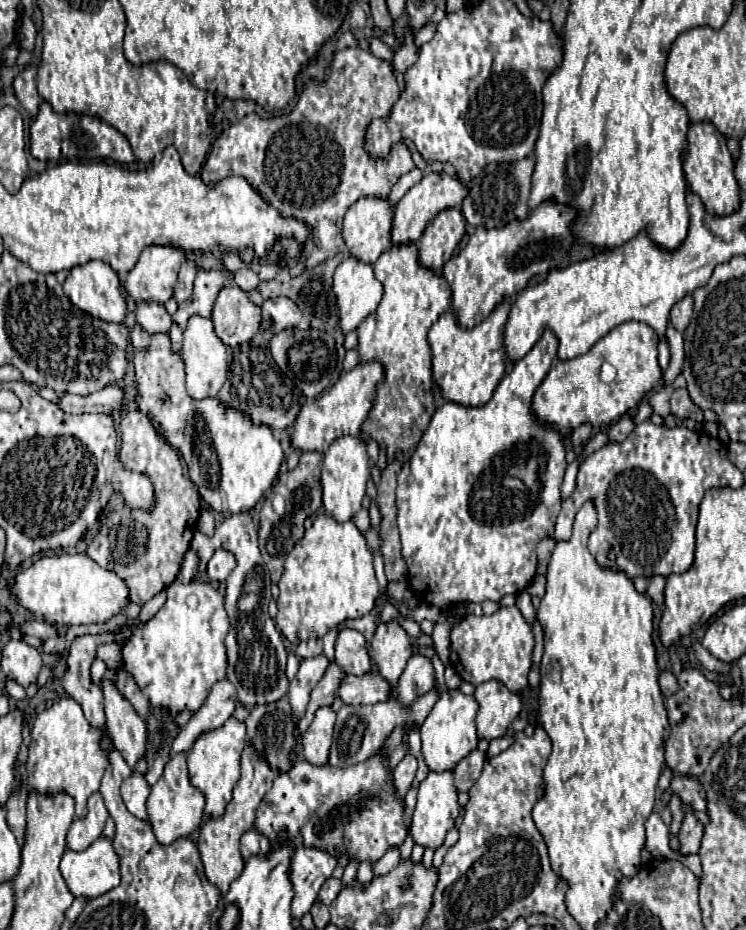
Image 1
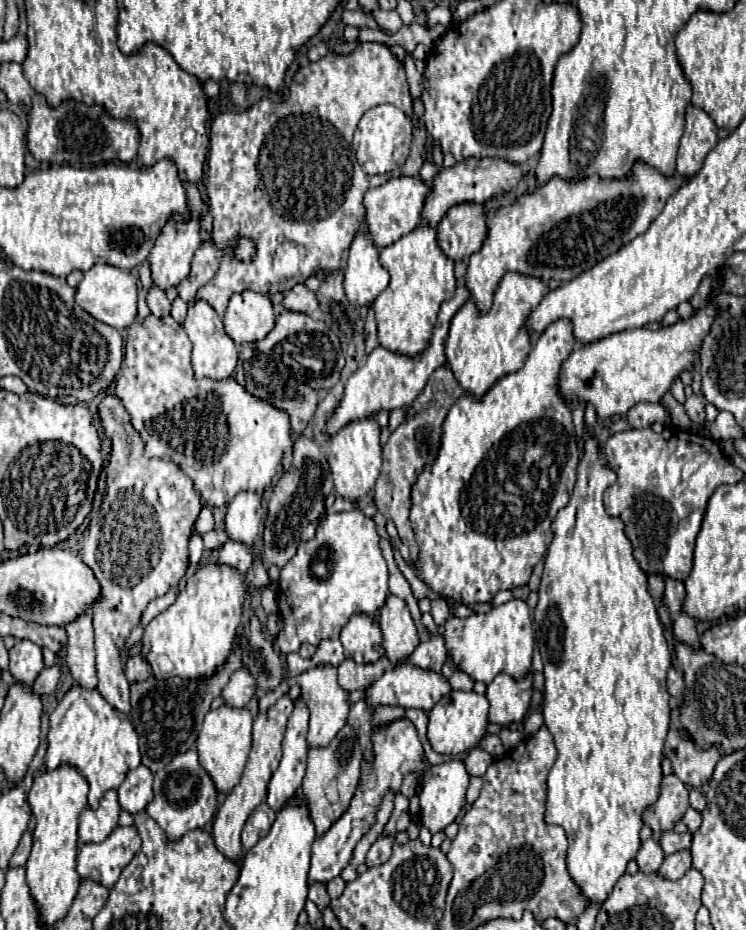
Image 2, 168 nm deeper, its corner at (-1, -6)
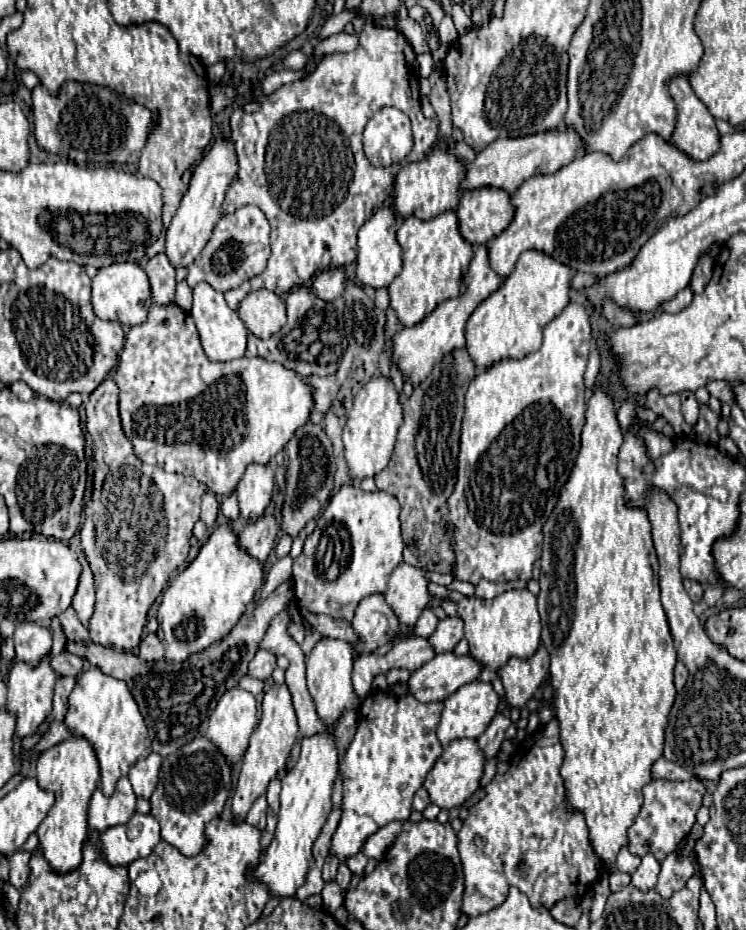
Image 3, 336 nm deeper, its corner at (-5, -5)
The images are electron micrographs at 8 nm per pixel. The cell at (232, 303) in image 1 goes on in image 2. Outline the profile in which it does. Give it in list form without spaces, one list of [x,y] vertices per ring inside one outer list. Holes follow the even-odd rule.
[[[243,291],[231,297],[223,317],[227,335],[237,343],[261,341],[275,325],[275,311],[267,295]]]

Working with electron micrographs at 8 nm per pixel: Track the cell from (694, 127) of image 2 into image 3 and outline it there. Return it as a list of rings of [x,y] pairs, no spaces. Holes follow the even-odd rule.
[[[677,76],[669,80],[669,92],[677,104],[677,126],[673,132],[673,144],[687,154],[691,160],[695,162],[705,162],[709,160],[713,154],[719,152],[721,142],[719,142],[719,130],[715,126],[715,118],[709,114],[707,106],[695,96],[689,80],[685,76]]]

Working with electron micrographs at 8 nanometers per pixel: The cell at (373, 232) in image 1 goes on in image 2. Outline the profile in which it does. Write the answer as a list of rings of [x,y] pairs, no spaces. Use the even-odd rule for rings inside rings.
[[[395,177],[383,185],[369,189],[365,195],[365,221],[377,247],[387,247],[395,243],[403,233],[413,231],[423,221],[423,205],[431,193],[431,185],[419,177]]]

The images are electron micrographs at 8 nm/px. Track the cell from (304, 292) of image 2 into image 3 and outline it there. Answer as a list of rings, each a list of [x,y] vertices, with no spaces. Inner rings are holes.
[[[331,268],[327,272],[321,272],[313,278],[313,284],[311,284],[311,294],[321,298],[323,302],[333,302],[335,298],[339,298],[343,294],[343,288],[345,288],[345,274],[343,270],[339,268]]]

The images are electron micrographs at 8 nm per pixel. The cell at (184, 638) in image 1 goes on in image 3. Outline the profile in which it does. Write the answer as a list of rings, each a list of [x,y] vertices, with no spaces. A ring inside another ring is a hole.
[[[217,526],[207,544],[199,550],[197,558],[175,576],[171,586],[167,588],[159,612],[157,612],[157,622],[159,622],[159,636],[165,646],[165,660],[167,662],[183,662],[189,660],[191,656],[207,650],[211,644],[217,644],[223,640],[231,628],[239,622],[239,618],[245,614],[245,608],[249,602],[253,602],[255,590],[263,584],[263,566],[247,556],[243,550],[237,546],[237,536],[233,534],[231,526]]]

